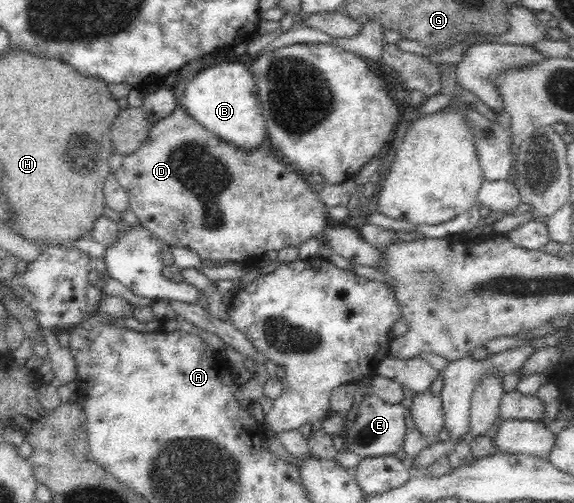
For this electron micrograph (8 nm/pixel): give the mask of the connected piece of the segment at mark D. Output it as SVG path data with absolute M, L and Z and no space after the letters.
M183 79L178 80L178 84L171 88L173 95L175 95L175 106L173 112L169 113L169 116L165 116L161 120L157 120L155 123L151 123L148 136L146 140L137 148L131 155L125 155L122 161L122 165L114 172L117 180L121 183L121 186L126 190L127 194L127 207L136 214L139 224L142 224L145 228L148 228L151 232L155 233L161 240L165 241L170 247L183 246L194 250L199 254L202 259L207 260L225 260L226 262L238 262L242 263L247 258L255 258L255 256L264 256L269 250L278 250L287 246L299 246L303 241L313 238L320 234L326 245L332 249L332 253L343 256L349 264L359 264L359 266L371 266L375 268L379 264L379 251L377 247L366 243L361 238L361 235L357 233L354 227L347 226L343 223L332 223L327 215L327 207L320 201L318 193L313 192L310 183L307 181L306 176L293 170L290 166L284 163L280 158L271 156L269 152L265 152L263 148L253 148L249 151L241 149L233 144L224 142L217 135L209 132L205 126L199 124L189 113L185 110L182 98L184 95L185 87L187 87L187 81Z

